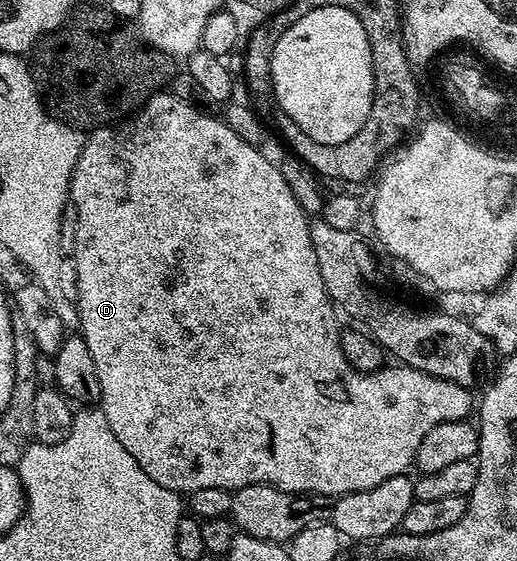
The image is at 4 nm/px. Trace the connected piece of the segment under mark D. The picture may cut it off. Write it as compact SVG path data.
M162 91L145 102L128 119L92 130L85 138L85 146L75 163L75 171L69 184L71 209L72 212L73 209L77 212L77 230L73 233L73 265L77 268L75 308L79 318L79 326L81 325L79 335L87 343L87 351L91 351L91 360L95 363L95 375L99 375L99 391L101 392L99 407L103 411L111 431L115 431L115 439L119 439L119 443L123 443L123 447L127 447L127 451L131 451L131 459L135 459L135 463L139 463L139 467L143 467L143 471L147 471L147 475L151 475L151 479L155 479L155 483L159 483L159 487L167 487L182 495L203 491L203 487L219 487L236 491L248 485L274 485L283 491L318 493L324 497L336 499L355 491L367 491L371 487L379 487L379 483L383 483L387 479L402 476L408 470L405 468L410 468L414 464L416 451L428 432L435 425L441 423L466 420L472 407L474 410L475 397L469 393L471 391L468 386L427 375L426 372L421 372L407 364L389 363L373 373L361 373L355 367L351 367L351 363L347 363L347 355L343 355L343 347L341 346L342 330L337 329L337 315L339 316L339 313L332 298L329 297L326 287L324 287L323 278L319 273L319 263L316 262L315 248L312 247L311 231L309 230L310 218L299 207L299 203L296 202L278 166L273 161L269 162L261 154L263 152L260 148L245 143L220 116L208 117L207 114L200 113L196 109L197 107L196 104L188 101L175 99L172 92Z

